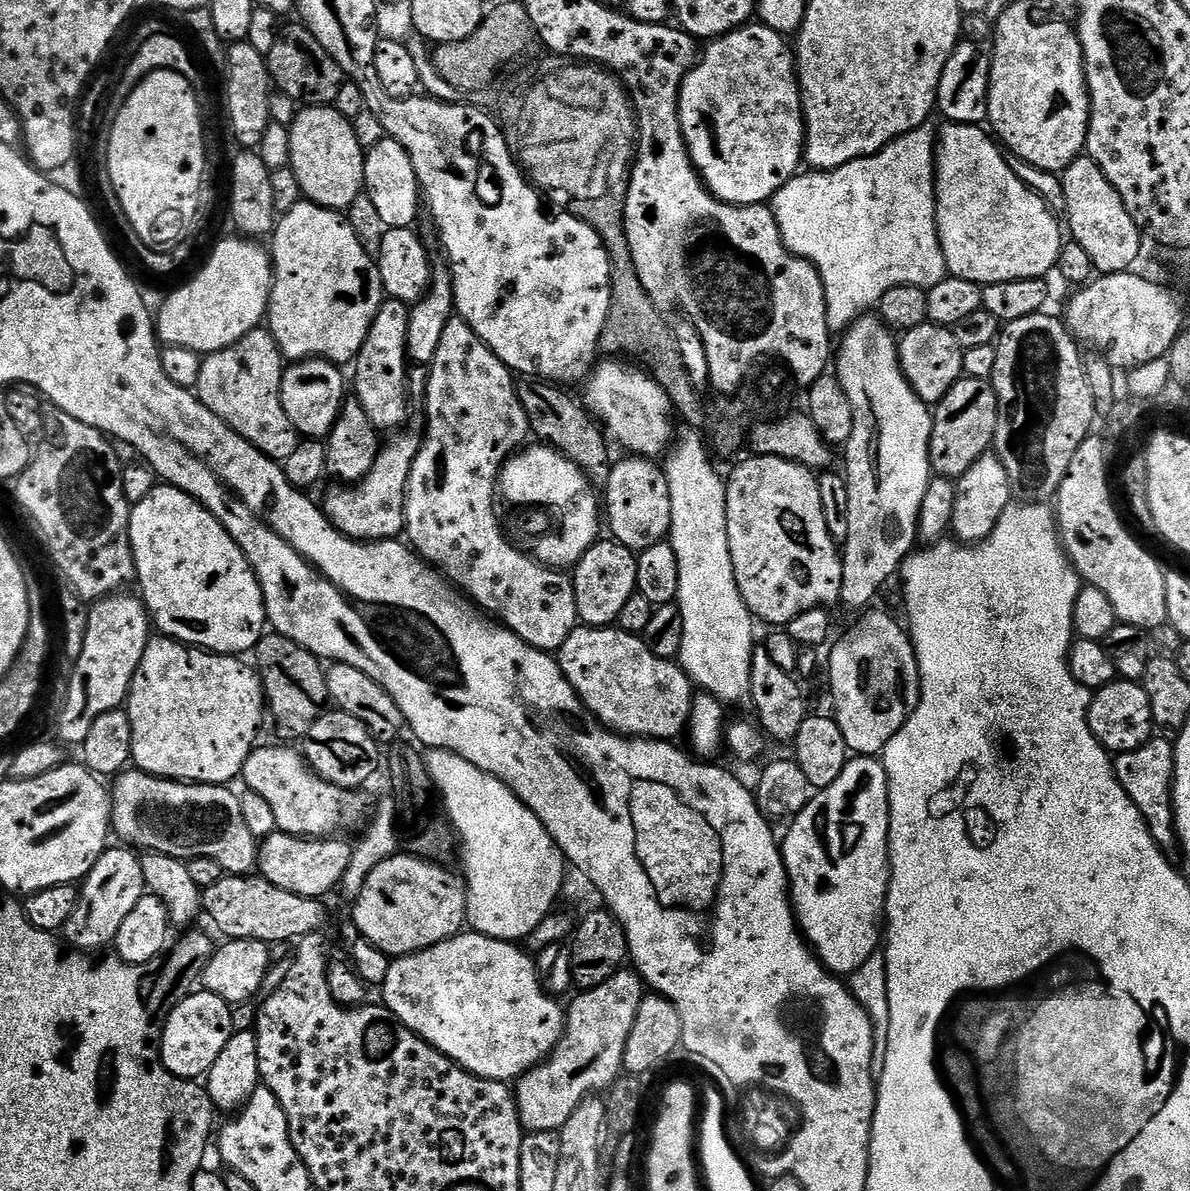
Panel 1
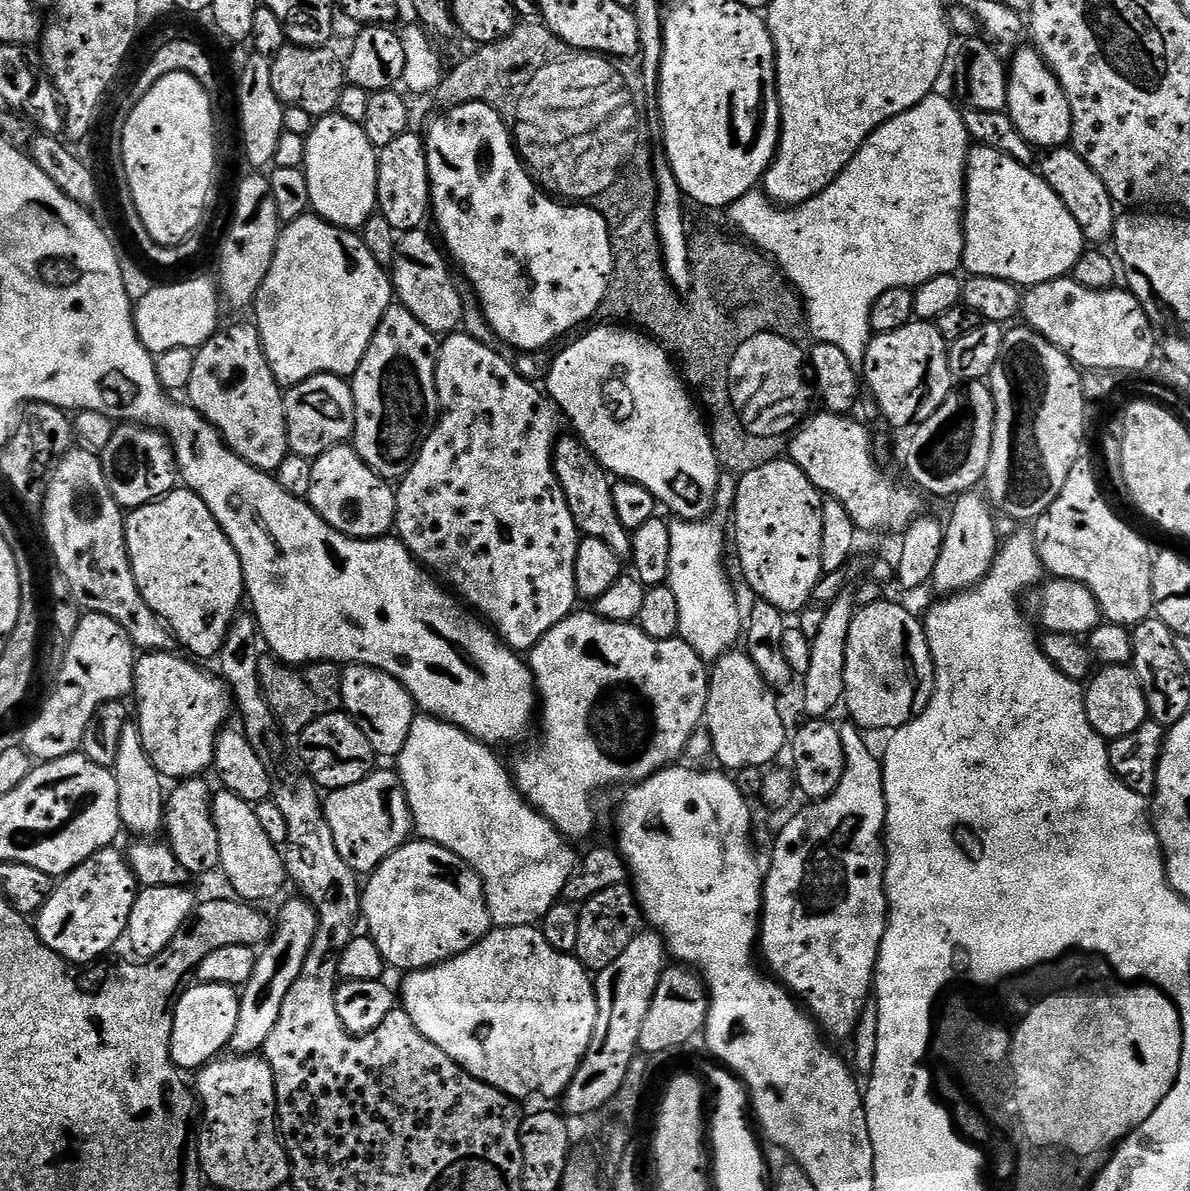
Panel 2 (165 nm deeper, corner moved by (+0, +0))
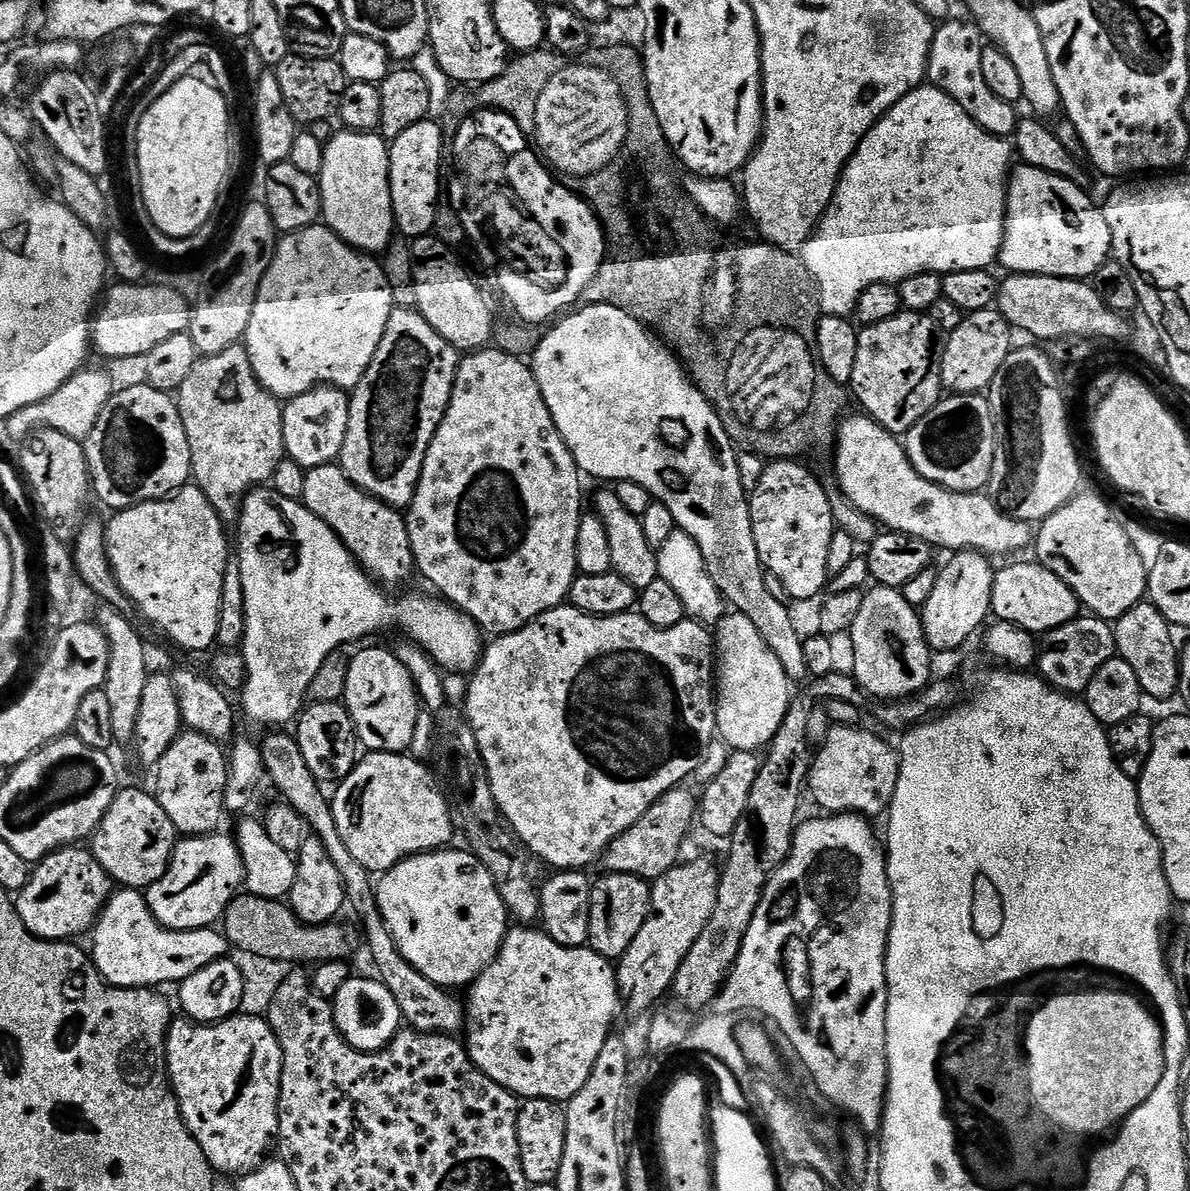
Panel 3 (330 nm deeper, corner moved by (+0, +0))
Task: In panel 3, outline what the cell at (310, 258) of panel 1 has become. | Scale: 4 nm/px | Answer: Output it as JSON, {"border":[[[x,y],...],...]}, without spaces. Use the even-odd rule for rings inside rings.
{"border":[[[317,222],[310,228],[304,228],[301,232],[289,232],[277,243],[276,253],[266,270],[266,274],[260,283],[258,298],[254,302],[254,314],[250,314],[250,326],[246,330],[242,341],[243,347],[248,349],[250,366],[254,370],[256,380],[277,398],[291,398],[301,396],[309,392],[311,388],[331,386],[341,390],[351,390],[366,374],[374,354],[378,350],[378,342],[382,342],[382,334],[386,334],[386,322],[390,322],[390,314],[393,310],[392,291],[390,282],[386,282],[383,263],[371,255],[365,254],[352,245],[341,240],[331,228]]]}

